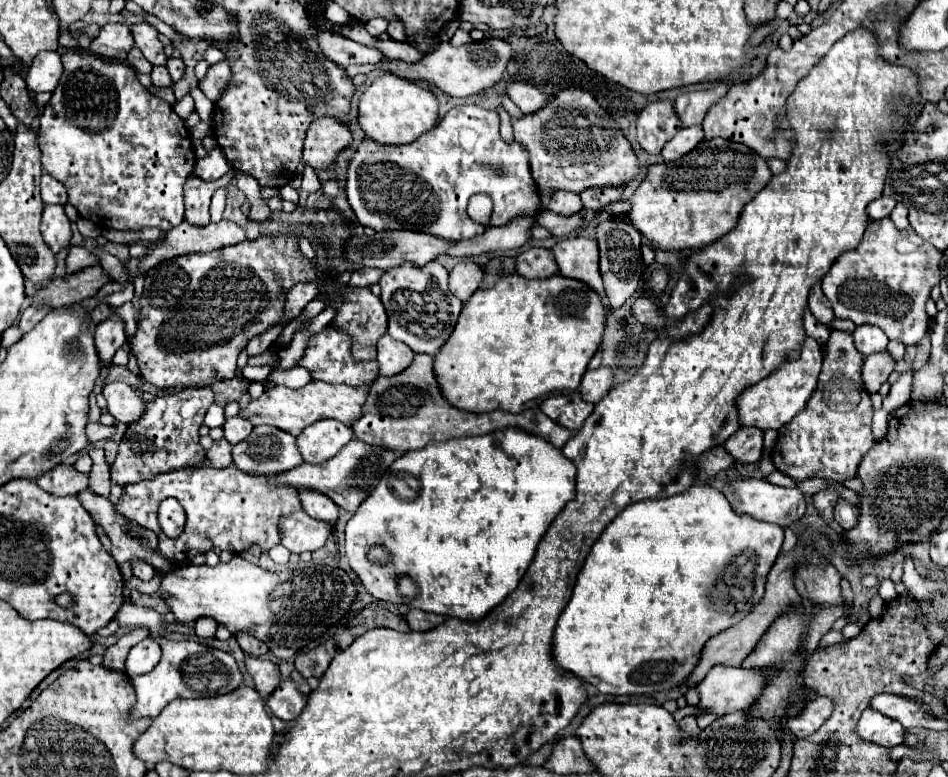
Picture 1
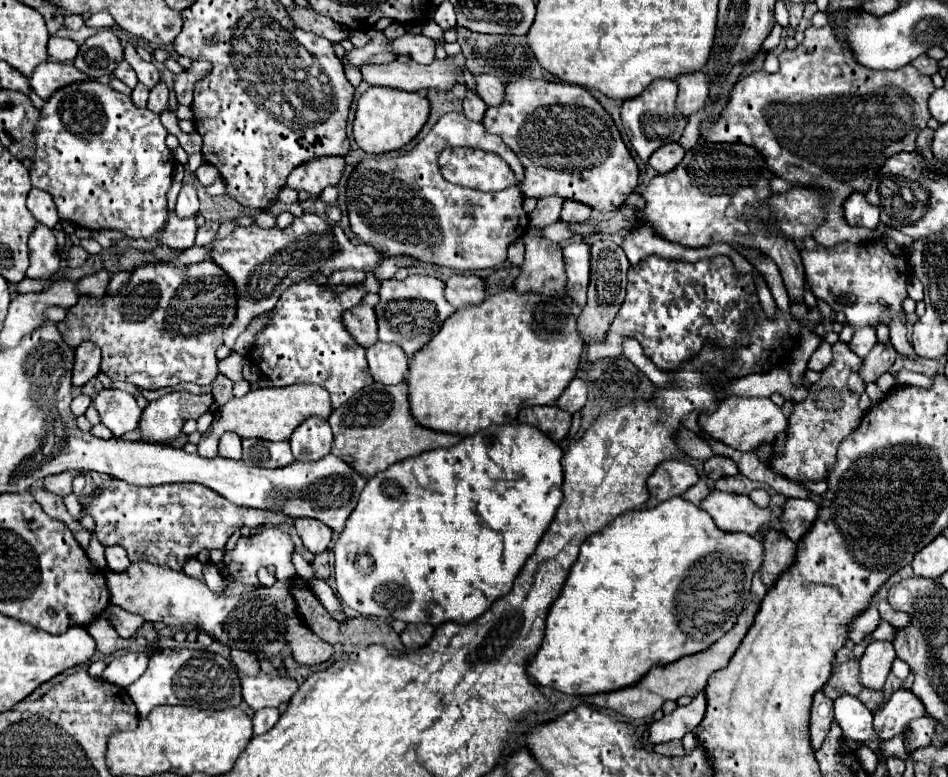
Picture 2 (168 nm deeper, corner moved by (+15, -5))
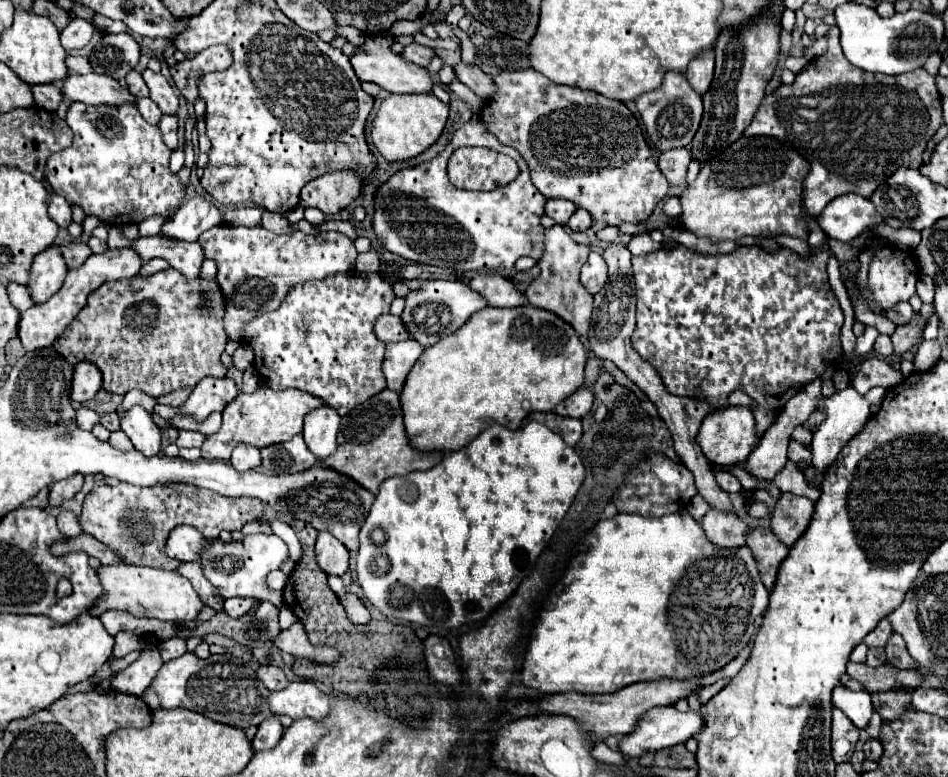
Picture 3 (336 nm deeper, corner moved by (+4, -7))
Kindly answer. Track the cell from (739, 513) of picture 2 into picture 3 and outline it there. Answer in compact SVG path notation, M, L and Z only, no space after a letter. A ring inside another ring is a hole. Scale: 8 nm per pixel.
M712 508L700 524L708 534L708 540L712 540L716 546L734 548L746 544L748 526L736 512L722 512Z

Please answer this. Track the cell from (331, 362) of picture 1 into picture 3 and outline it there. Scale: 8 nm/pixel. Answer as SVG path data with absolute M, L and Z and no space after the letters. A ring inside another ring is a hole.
M350 270L344 274L332 274L324 280L308 280L296 284L276 312L252 318L244 326L242 340L246 340L254 348L254 366L258 374L268 380L272 390L304 390L322 398L340 416L344 416L354 406L366 402L386 388L386 378L382 374L384 344L376 338L372 326L380 314L388 314L390 302L394 298L396 296L392 292L392 284L384 280L378 272L358 274L356 270Z

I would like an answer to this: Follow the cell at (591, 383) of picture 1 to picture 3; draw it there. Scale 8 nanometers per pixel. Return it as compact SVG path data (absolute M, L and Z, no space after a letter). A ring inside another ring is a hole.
M580 388L570 398L566 398L556 406L556 414L570 418L584 418L592 410L592 402L594 402L594 394L588 388Z

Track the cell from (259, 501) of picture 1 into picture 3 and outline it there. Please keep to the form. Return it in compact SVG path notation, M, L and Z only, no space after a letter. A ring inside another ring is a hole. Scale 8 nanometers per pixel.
M116 484L116 486L98 486L94 488L82 508L80 524L86 534L92 534L96 540L118 552L126 564L152 566L162 570L178 570L180 562L166 556L166 540L168 534L180 526L188 524L206 540L216 540L222 530L234 532L242 530L248 522L258 522L264 518L264 504L252 498L226 498L212 490L184 486L184 484L168 484L154 488L140 488L132 484Z

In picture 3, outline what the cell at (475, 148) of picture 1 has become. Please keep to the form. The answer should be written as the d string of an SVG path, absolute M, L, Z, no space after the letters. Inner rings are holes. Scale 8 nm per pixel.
M470 118L454 132L450 144L436 158L398 170L376 190L372 230L384 250L418 264L460 272L514 268L518 258L532 256L538 260L542 254L544 226L540 224L540 216L544 214L544 204L546 198L532 184L524 158L514 148L500 144L478 118ZM470 144L512 156L520 166L522 178L492 192L466 192L454 188L446 174L448 158L454 150Z

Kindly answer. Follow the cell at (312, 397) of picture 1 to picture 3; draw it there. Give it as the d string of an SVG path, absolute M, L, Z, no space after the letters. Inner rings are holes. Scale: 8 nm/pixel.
M260 386L254 394L238 394L226 408L224 408L224 418L222 418L222 428L208 436L204 446L202 446L202 456L208 460L228 460L236 444L246 442L256 448L272 446L286 442L294 438L296 434L302 434L302 422L304 416L316 408L324 406L320 398L302 392L302 390L272 390L268 386Z

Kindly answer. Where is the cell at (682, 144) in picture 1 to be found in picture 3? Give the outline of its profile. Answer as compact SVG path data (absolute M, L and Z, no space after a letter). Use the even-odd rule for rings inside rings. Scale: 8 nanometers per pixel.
M676 148L676 150L668 150L660 154L660 162L658 168L660 172L668 178L670 184L682 186L686 180L686 170L688 170L688 162L690 162L690 152L686 148Z

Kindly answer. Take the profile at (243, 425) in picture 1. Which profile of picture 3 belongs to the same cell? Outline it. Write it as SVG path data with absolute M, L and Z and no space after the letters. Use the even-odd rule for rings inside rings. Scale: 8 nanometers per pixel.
M240 444L234 448L232 458L230 458L232 466L236 470L250 470L260 466L260 450L256 446L248 446L248 444Z

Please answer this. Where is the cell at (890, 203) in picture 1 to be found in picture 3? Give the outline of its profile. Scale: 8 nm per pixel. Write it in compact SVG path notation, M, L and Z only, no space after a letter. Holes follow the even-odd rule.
M844 194L824 208L818 216L820 228L836 240L848 242L872 226L884 224L872 202L860 194Z

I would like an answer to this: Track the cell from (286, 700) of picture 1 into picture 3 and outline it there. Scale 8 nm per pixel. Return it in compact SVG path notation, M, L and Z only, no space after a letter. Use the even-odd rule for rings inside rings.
M272 714L270 718L266 718L260 726L258 726L258 732L252 740L252 748L254 750L268 750L268 748L274 748L278 744L278 740L282 738L284 734L284 728L280 724L280 718L276 714Z

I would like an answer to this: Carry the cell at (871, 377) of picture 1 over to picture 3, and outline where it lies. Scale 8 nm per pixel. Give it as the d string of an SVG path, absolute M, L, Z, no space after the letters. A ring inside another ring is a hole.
M918 314L910 324L906 326L898 326L896 332L892 334L892 344L894 344L894 354L896 356L904 356L914 344L920 342L922 338L922 330L926 326L926 320Z

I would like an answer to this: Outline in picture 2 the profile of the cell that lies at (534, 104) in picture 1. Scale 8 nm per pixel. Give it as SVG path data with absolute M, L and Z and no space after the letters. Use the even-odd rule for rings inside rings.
M479 74L475 76L477 88L475 94L487 104L487 106L499 106L505 98L505 90L503 90L503 82L491 74Z

